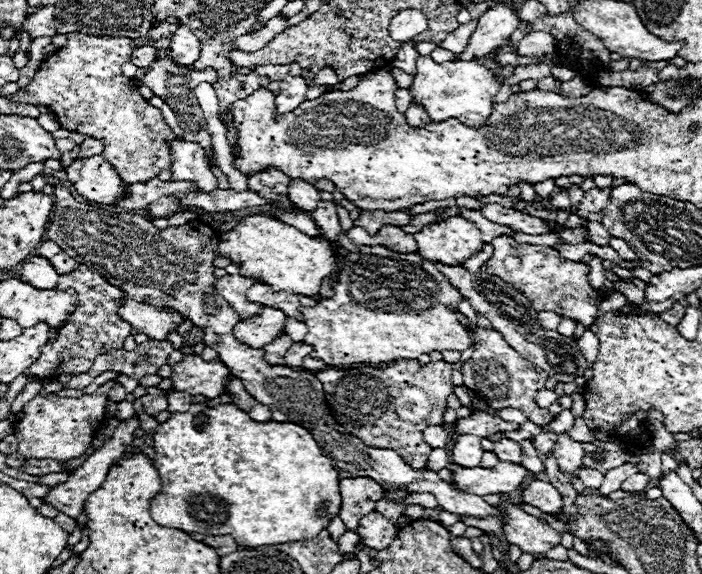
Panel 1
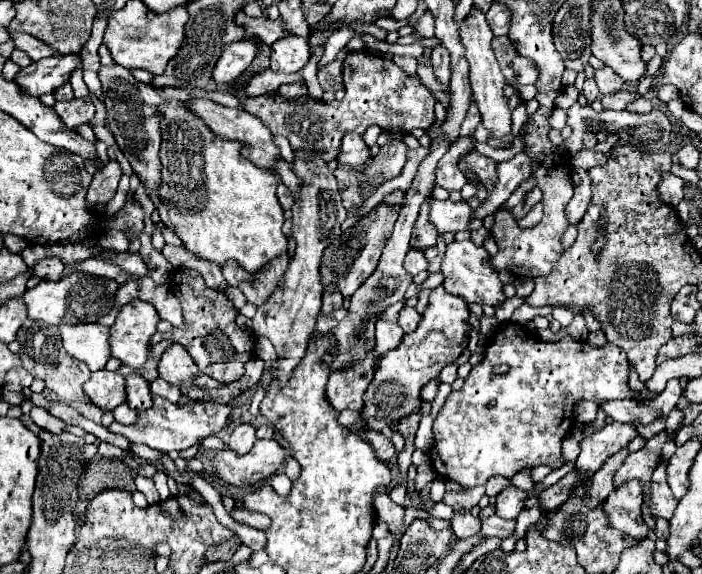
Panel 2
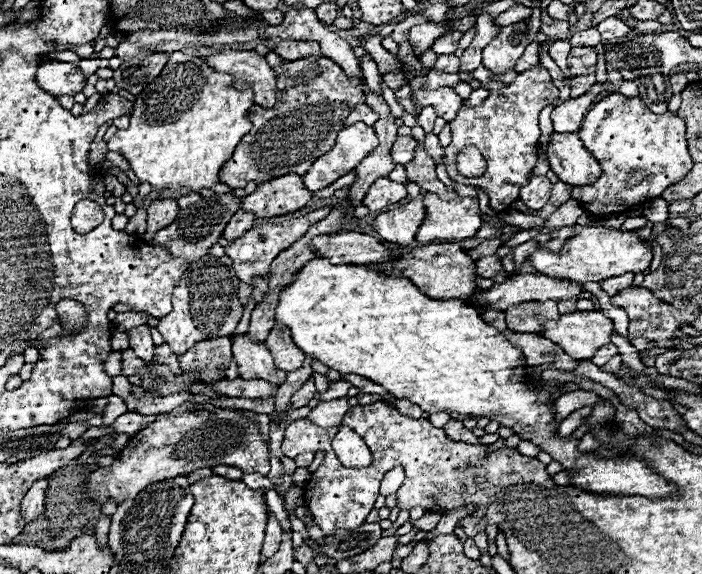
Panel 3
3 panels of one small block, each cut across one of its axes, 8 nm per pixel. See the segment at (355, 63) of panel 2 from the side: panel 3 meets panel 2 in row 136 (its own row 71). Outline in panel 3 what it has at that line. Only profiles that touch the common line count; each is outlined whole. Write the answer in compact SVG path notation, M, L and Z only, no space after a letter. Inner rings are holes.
M310 56L310 60L296 60L294 64L284 62L284 74L276 76L278 90L276 90L276 104L270 110L262 110L260 106L252 106L248 112L248 118L252 120L252 130L246 134L240 144L236 146L232 158L222 166L220 170L220 182L228 184L230 188L244 188L248 182L264 184L274 178L286 176L286 174L298 174L304 176L314 164L314 160L322 154L326 154L334 142L336 134L344 128L344 118L354 110L356 104L364 104L364 92L360 80L350 80L344 76L342 68L334 64L332 60L324 56Z

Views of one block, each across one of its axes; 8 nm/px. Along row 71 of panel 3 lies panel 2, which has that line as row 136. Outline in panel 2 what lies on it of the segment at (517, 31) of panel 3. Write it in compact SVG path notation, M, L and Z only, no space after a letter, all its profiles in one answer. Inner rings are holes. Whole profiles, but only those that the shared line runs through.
M476 8L470 10L470 16L460 24L460 28L462 28L462 42L466 44L466 60L470 64L470 84L482 116L482 126L490 132L492 138L504 138L512 132L512 112L508 106L508 98L504 96L506 78L502 76L502 70L498 68L498 62L490 46L494 34L490 30L490 24L486 22L486 16Z

